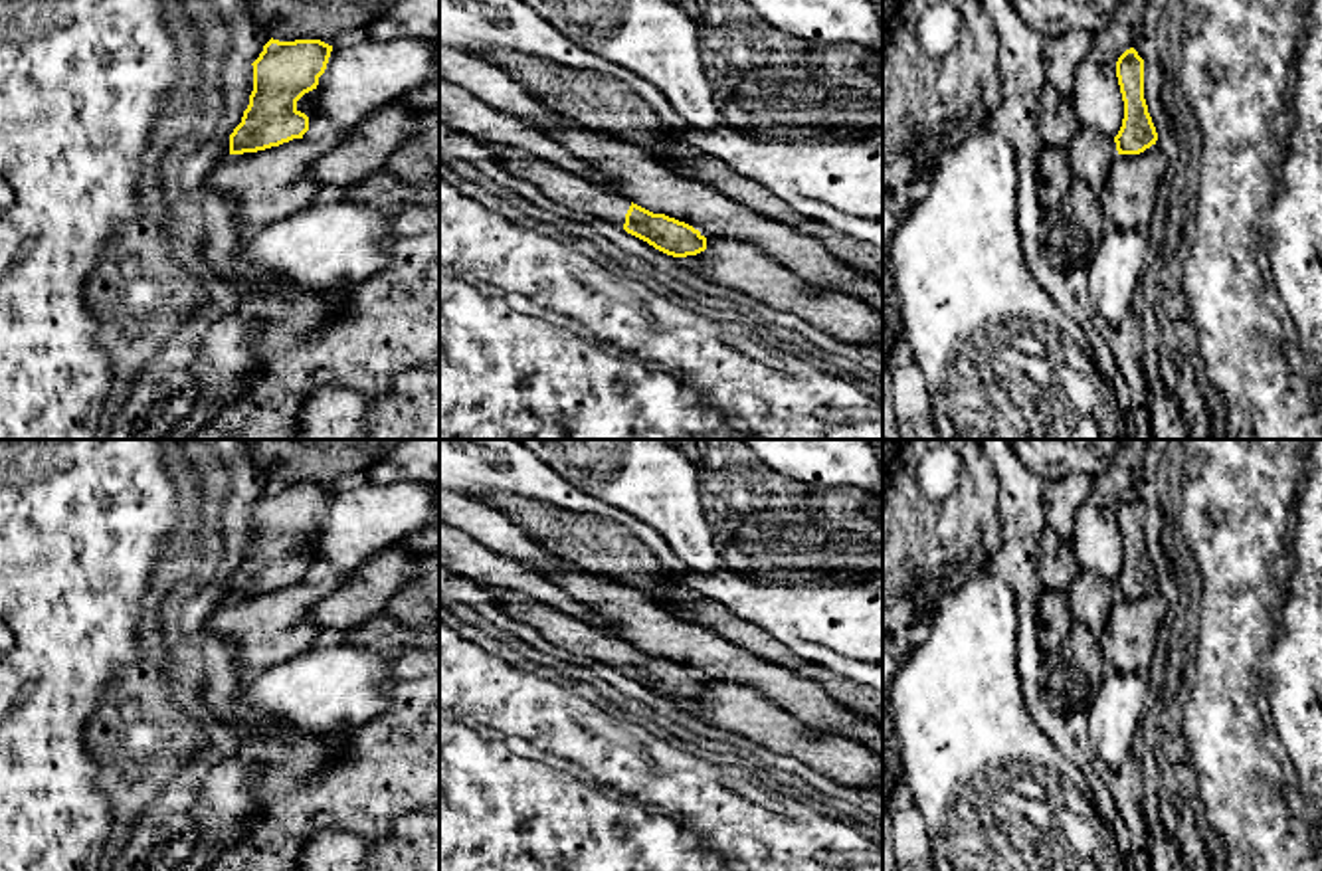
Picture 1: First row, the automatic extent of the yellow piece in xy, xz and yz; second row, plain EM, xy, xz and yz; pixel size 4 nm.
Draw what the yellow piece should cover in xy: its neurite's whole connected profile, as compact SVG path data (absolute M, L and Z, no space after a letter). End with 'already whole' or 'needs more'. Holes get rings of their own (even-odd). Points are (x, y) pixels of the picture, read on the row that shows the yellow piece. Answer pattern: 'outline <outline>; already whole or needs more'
outline M269 40L253 65L253 91L241 123L230 135L230 154L257 152L303 139L309 131L309 117L297 109L297 101L317 89L325 73L332 46L321 40L279 42Z; already whole

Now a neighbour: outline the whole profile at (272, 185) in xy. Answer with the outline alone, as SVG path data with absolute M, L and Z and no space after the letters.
M342 133L323 139L293 139L257 152L228 154L208 186L239 202L239 224L257 232L313 206L321 184L309 170L336 146Z

